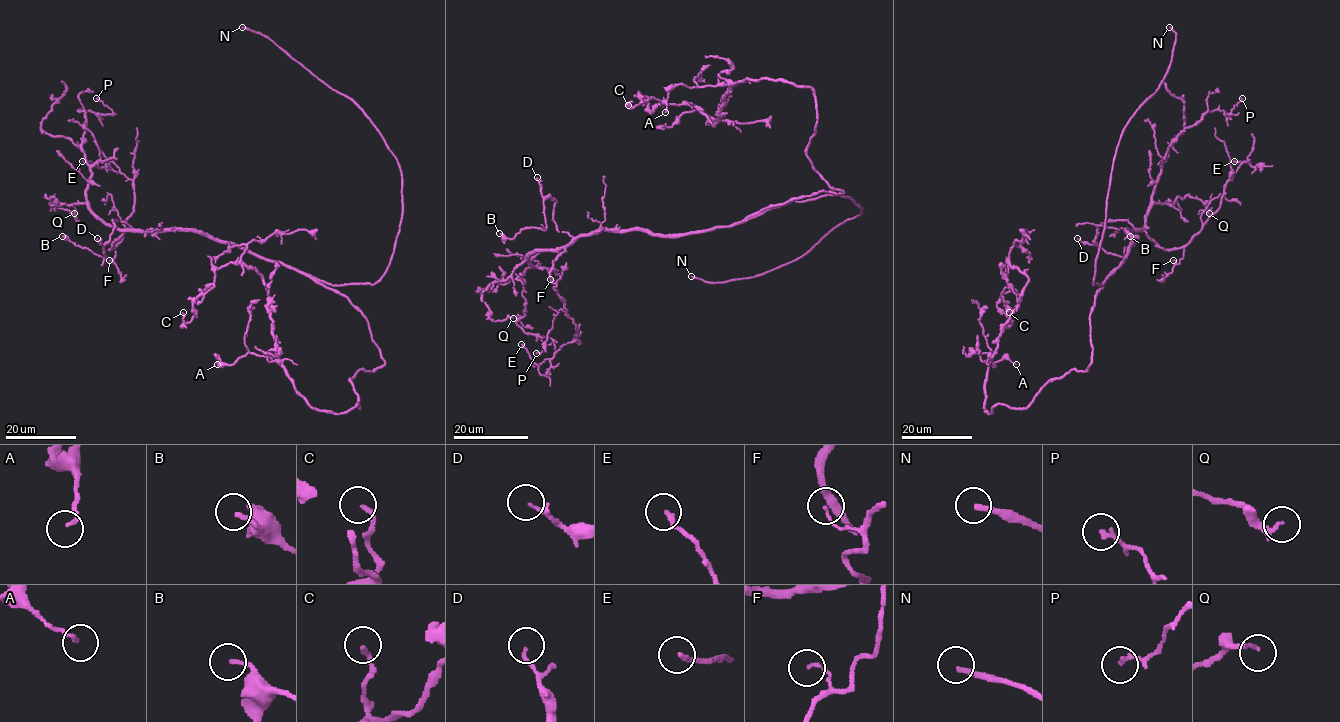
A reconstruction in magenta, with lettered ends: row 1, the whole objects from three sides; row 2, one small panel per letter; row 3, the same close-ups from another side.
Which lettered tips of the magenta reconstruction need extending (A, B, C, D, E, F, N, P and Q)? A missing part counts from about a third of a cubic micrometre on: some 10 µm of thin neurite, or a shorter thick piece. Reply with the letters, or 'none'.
N

